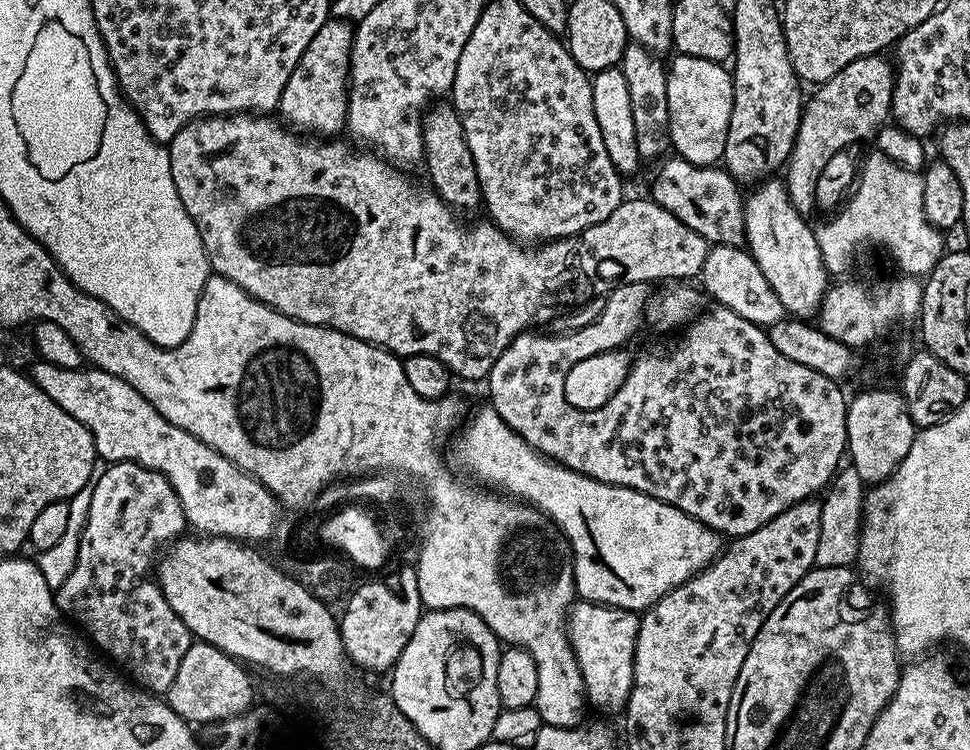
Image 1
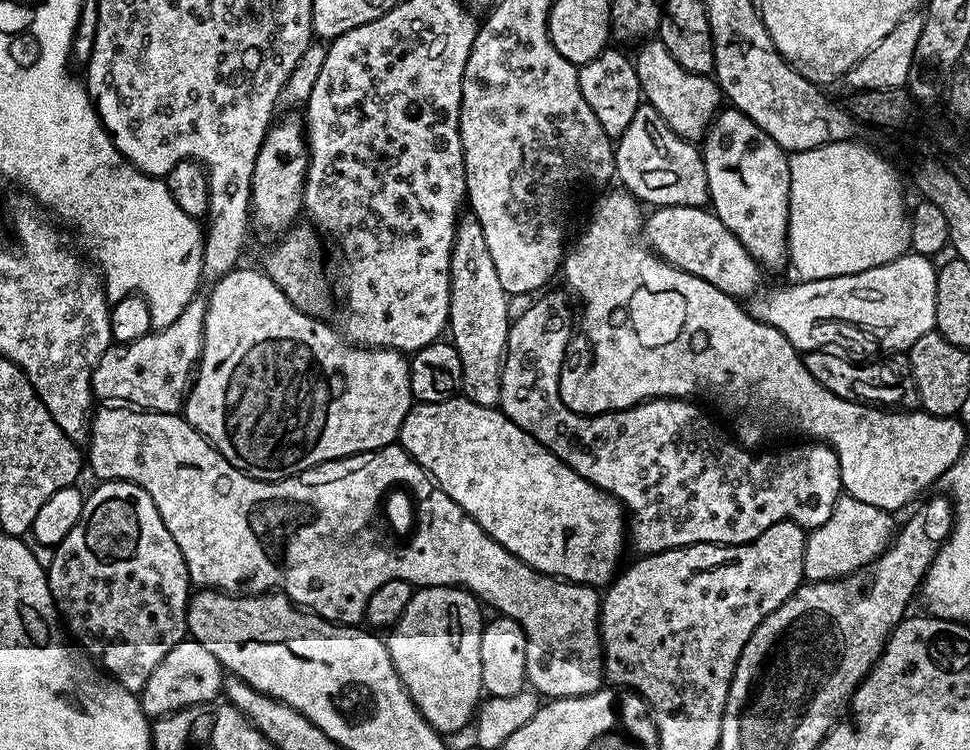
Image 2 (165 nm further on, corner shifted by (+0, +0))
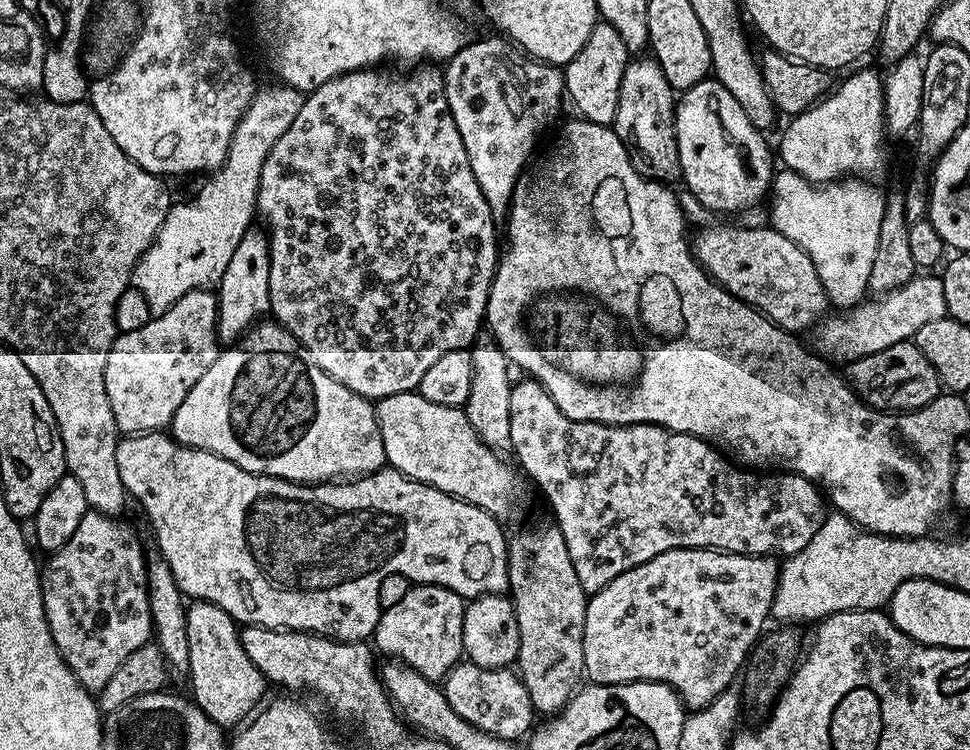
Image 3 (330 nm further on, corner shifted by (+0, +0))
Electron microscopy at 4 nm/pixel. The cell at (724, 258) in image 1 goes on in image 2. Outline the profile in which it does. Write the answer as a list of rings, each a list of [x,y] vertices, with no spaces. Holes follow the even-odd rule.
[[[905,254],[903,256],[899,256],[896,260],[891,260],[890,262],[886,262],[882,266],[874,266],[870,270],[862,270],[858,274],[842,274],[838,278],[818,278],[817,280],[800,280],[799,282],[795,282],[796,284],[788,284],[785,286],[785,288],[772,288],[769,290],[769,292],[764,292],[765,290],[760,290],[755,293],[747,301],[746,307],[748,309],[748,313],[751,314],[757,320],[758,322],[766,322],[766,326],[774,326],[774,330],[778,330],[785,336],[786,339],[788,339],[789,342],[795,346],[796,351],[803,354],[805,352],[813,352],[814,350],[818,350],[819,348],[828,350],[831,349],[833,346],[840,346],[836,344],[844,343],[846,347],[848,348],[857,348],[860,352],[876,352],[881,348],[881,353],[884,354],[900,354],[903,353],[910,345],[912,345],[914,342],[918,342],[918,338],[922,338],[922,334],[926,334],[927,332],[933,331],[936,326],[936,274],[938,269],[935,268],[932,265],[931,259],[926,256],[917,256],[915,254]]]

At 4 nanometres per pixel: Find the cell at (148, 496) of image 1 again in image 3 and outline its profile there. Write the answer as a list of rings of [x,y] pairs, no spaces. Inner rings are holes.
[[[89,510],[82,518],[82,522],[78,522],[78,530],[74,530],[74,534],[70,534],[70,538],[57,552],[51,553],[47,557],[48,561],[45,564],[43,561],[40,573],[40,589],[42,590],[44,613],[46,614],[46,622],[50,626],[50,634],[54,638],[54,646],[58,646],[58,650],[62,654],[62,658],[70,666],[74,678],[78,678],[81,686],[87,692],[93,694],[101,692],[106,686],[106,682],[110,682],[110,678],[114,678],[114,670],[118,670],[118,666],[122,666],[122,662],[126,662],[126,658],[130,658],[130,654],[134,654],[134,650],[138,650],[143,644],[149,643],[154,636],[152,615],[150,614],[150,598],[148,597],[148,562],[146,551],[144,552],[143,546],[140,545],[139,538],[126,525],[116,523],[120,522],[117,522],[111,516],[105,516],[104,513],[95,510]]]

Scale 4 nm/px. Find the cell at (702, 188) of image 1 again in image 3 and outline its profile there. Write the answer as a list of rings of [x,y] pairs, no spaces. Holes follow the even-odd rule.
[[[640,58],[629,59],[622,78],[618,114],[614,121],[616,133],[626,146],[633,166],[639,168],[645,177],[661,182],[679,181],[681,175],[676,141],[677,97],[655,59],[636,59]]]

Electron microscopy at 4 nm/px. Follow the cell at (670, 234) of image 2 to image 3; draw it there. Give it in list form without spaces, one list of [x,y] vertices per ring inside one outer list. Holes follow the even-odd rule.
[[[709,223],[690,240],[692,255],[700,267],[729,294],[761,312],[779,328],[793,334],[807,333],[824,319],[830,301],[814,262],[777,228],[746,228]]]

